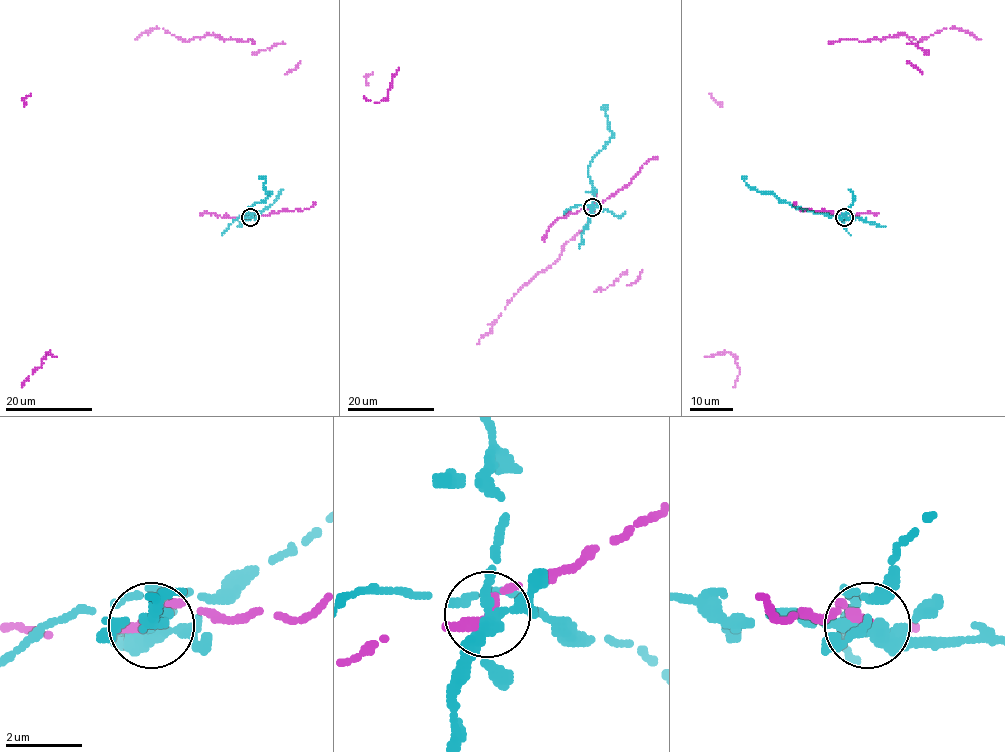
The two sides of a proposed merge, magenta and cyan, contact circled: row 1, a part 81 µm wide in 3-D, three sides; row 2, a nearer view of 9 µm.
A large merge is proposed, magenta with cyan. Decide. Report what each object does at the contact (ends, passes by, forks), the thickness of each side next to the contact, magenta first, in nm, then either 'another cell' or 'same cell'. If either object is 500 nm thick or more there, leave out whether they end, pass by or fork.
magenta ends | cyan forks | 400/320 nm | another cell

